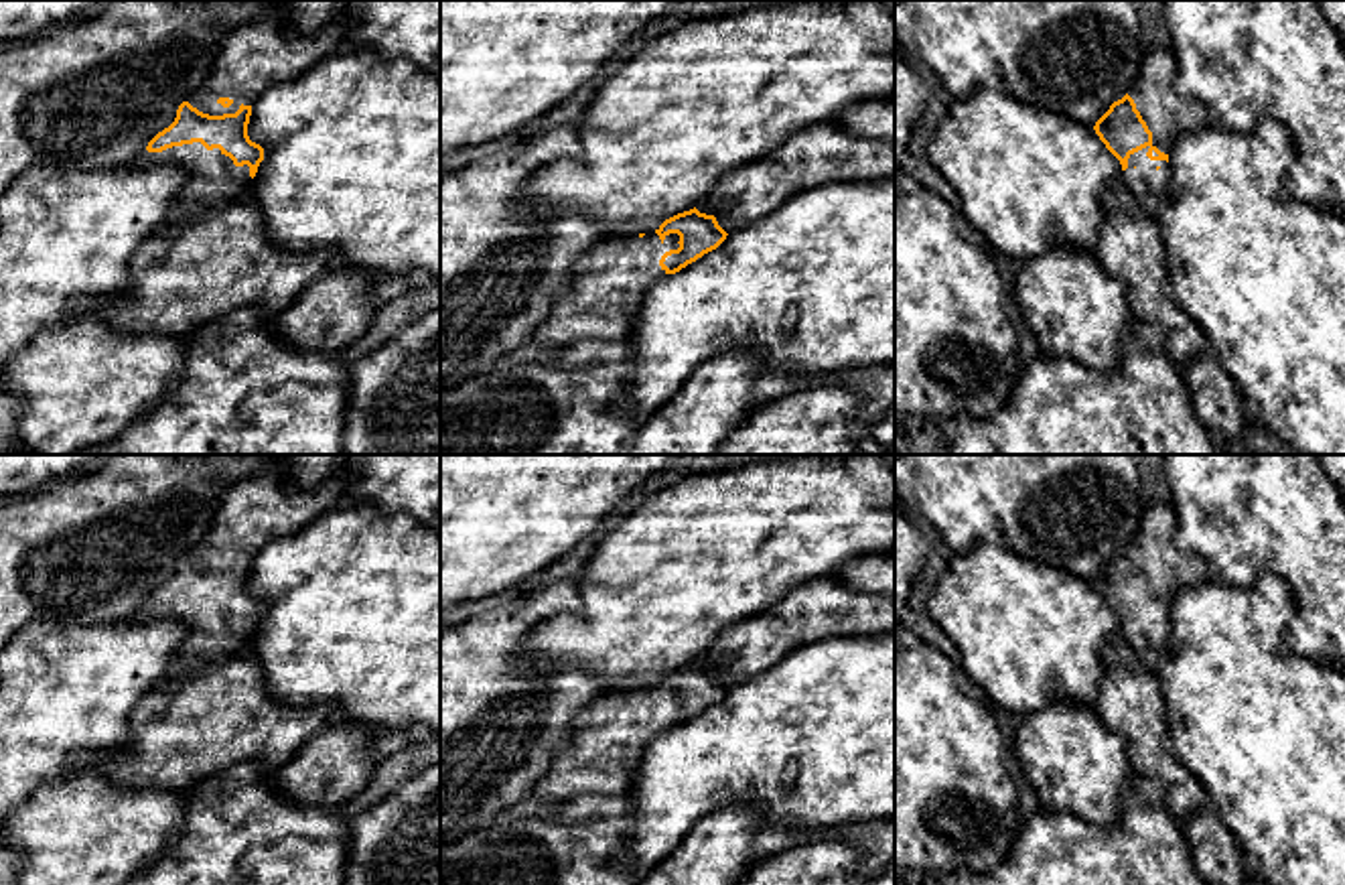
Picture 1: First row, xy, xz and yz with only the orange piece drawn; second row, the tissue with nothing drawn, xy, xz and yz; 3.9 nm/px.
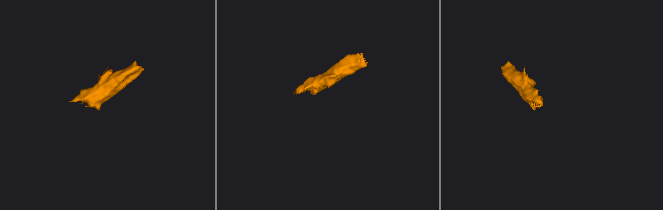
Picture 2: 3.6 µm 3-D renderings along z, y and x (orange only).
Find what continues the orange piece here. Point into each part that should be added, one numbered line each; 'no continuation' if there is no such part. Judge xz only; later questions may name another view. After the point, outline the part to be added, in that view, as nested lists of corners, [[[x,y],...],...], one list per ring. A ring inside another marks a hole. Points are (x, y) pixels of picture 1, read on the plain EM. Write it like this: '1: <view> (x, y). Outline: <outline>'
1: xz (609, 737). Outline: [[[655,686],[598,696],[576,721],[572,741],[554,757],[532,794],[546,802],[576,794],[629,794],[643,751],[665,725],[659,714],[680,702],[680,690],[661,696]]]

